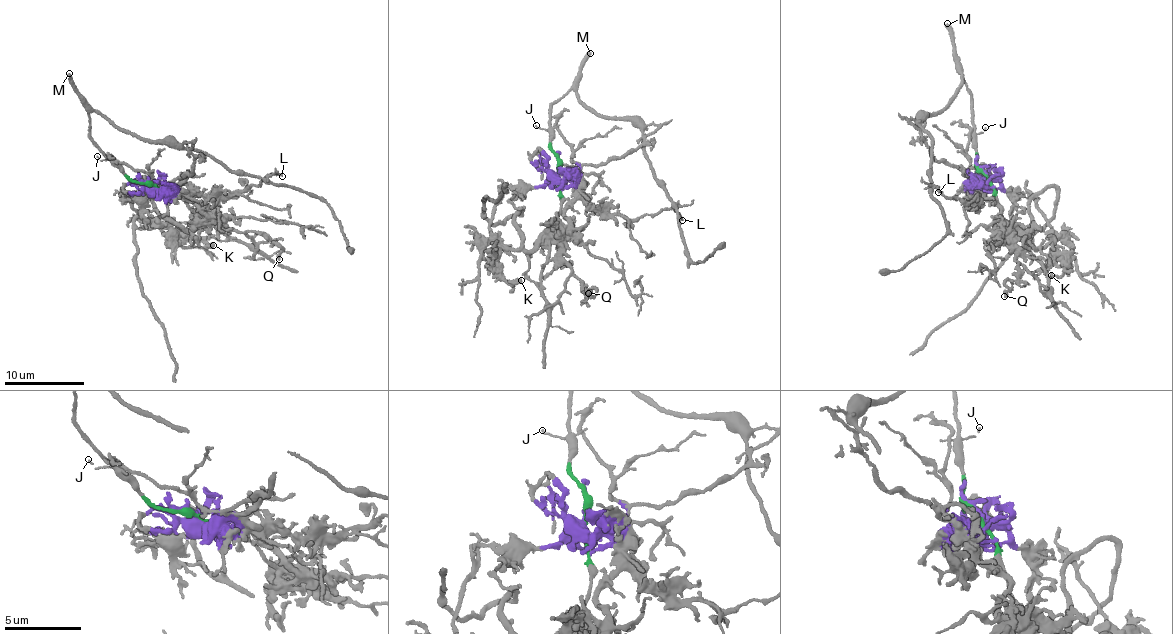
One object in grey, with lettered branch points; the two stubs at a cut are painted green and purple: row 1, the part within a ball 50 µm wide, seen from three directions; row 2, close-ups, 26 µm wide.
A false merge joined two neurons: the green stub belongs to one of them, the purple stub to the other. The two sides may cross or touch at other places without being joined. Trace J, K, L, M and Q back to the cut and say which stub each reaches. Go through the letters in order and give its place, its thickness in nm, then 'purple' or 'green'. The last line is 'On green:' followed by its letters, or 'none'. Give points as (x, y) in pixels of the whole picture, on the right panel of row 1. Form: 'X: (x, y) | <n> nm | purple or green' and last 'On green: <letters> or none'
J: (985, 127) | 60 nm | green
K: (1051, 275) | 200 nm | purple
L: (938, 192) | 120 nm | purple
M: (947, 23) | 380 nm | green
Q: (1004, 296) | 280 nm | purple
On green: J, M

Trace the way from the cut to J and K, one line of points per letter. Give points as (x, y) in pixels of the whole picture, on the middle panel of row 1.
J: (558, 169), (547, 130), (536, 126)
K: (558, 169), (536, 186), (502, 186), (489, 221), (505, 280), (512, 284), (522, 280)

